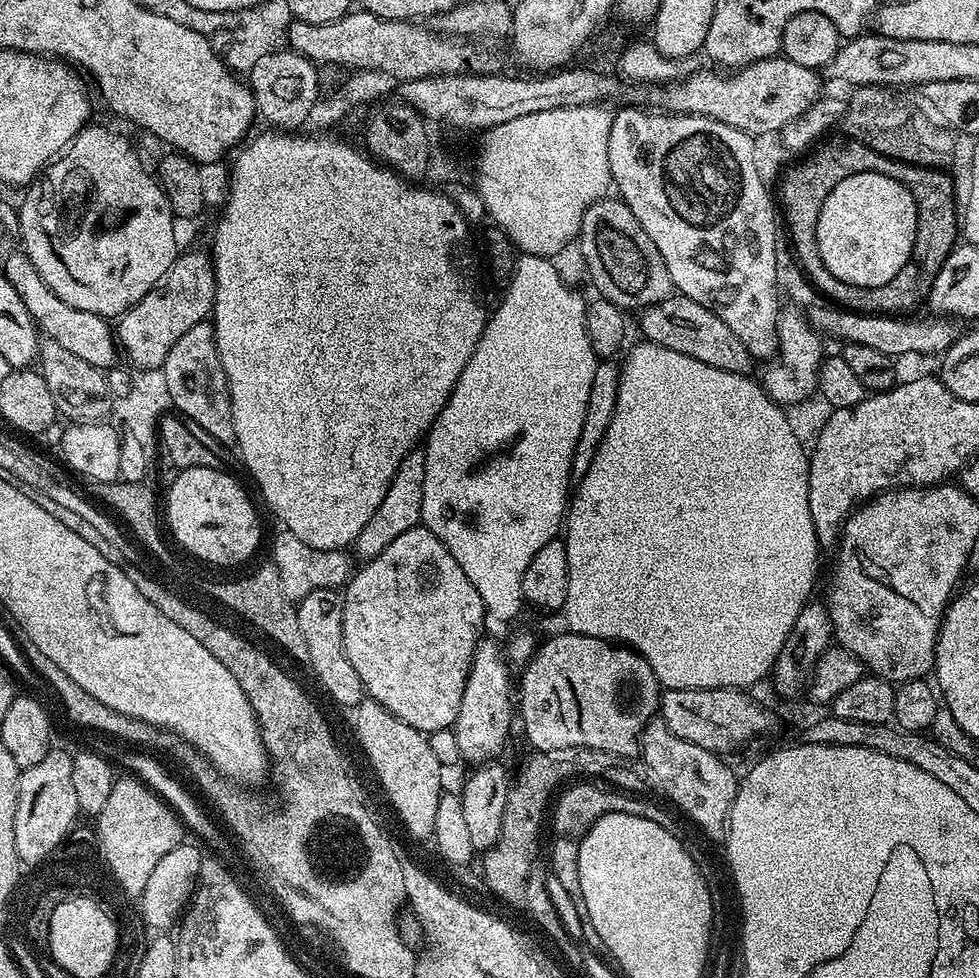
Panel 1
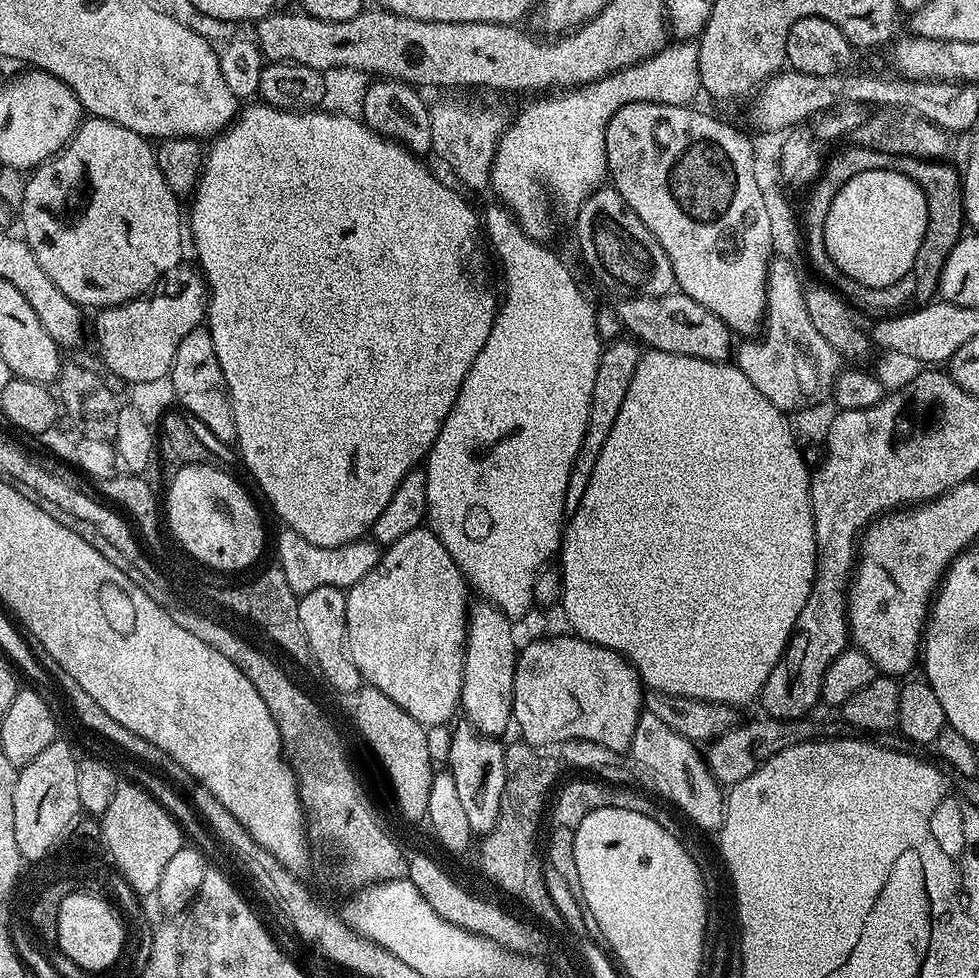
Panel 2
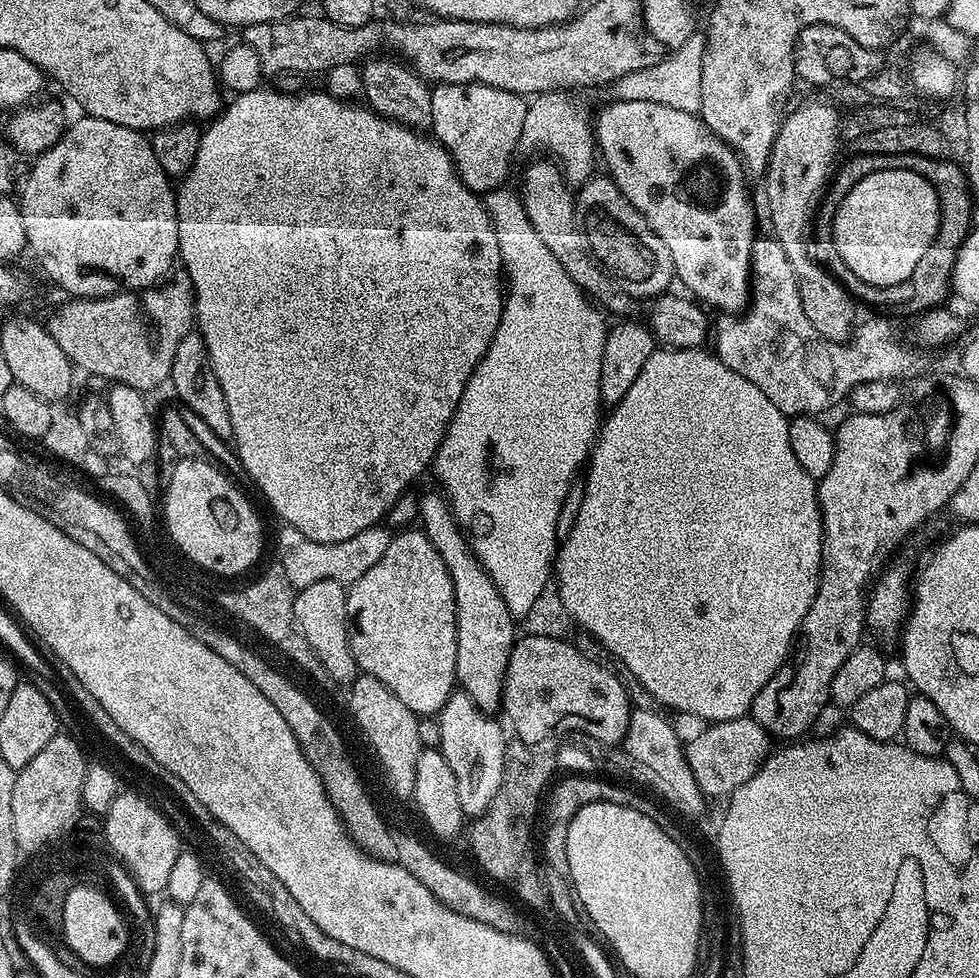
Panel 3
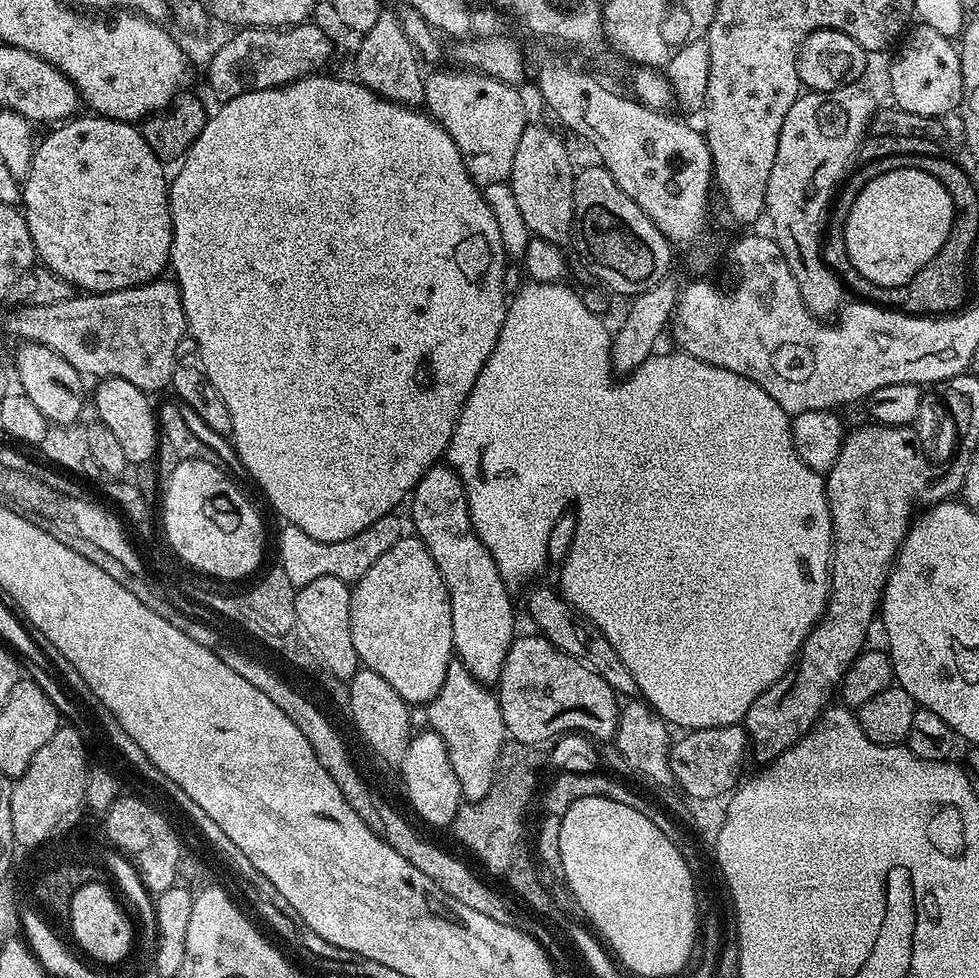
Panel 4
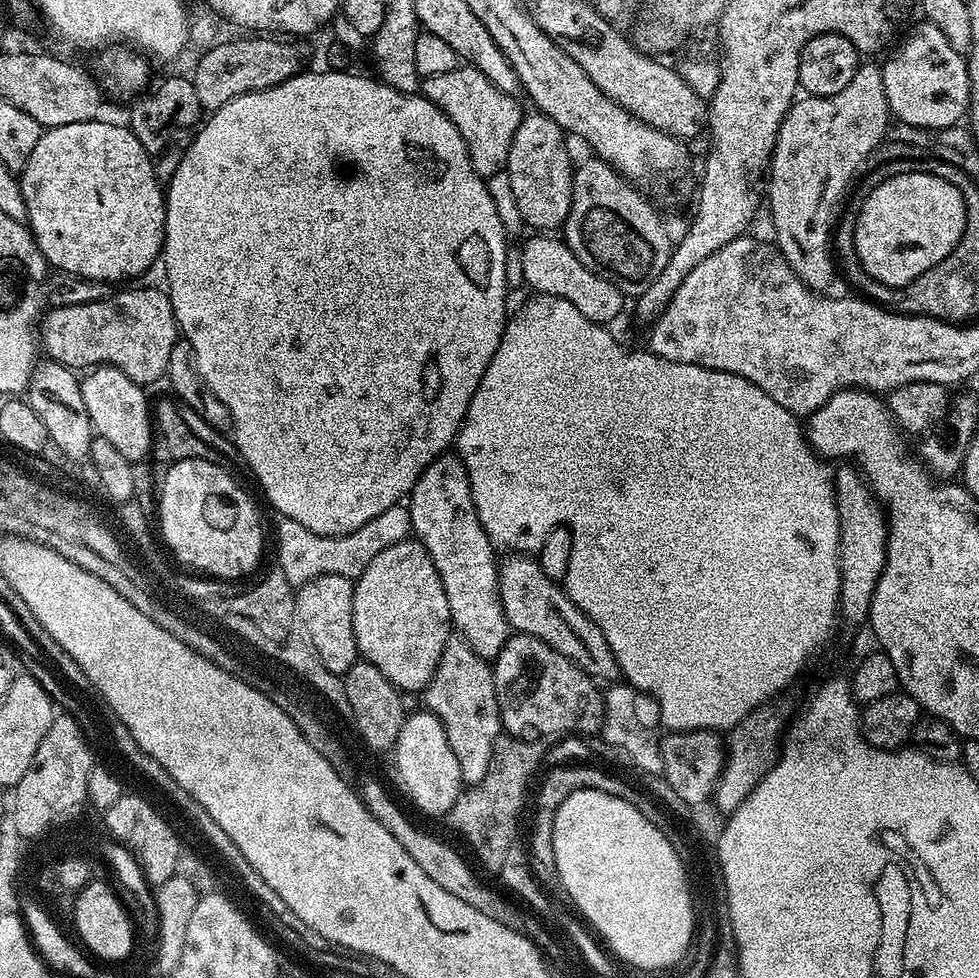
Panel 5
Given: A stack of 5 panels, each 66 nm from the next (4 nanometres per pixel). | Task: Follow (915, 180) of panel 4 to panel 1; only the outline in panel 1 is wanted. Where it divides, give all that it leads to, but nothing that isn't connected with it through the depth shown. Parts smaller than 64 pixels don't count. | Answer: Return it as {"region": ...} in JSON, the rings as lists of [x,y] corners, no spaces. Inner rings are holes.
{"region":[[[887,172],[850,174],[822,202],[816,223],[816,245],[834,278],[859,288],[886,286],[909,264],[918,230],[914,194]]]}

